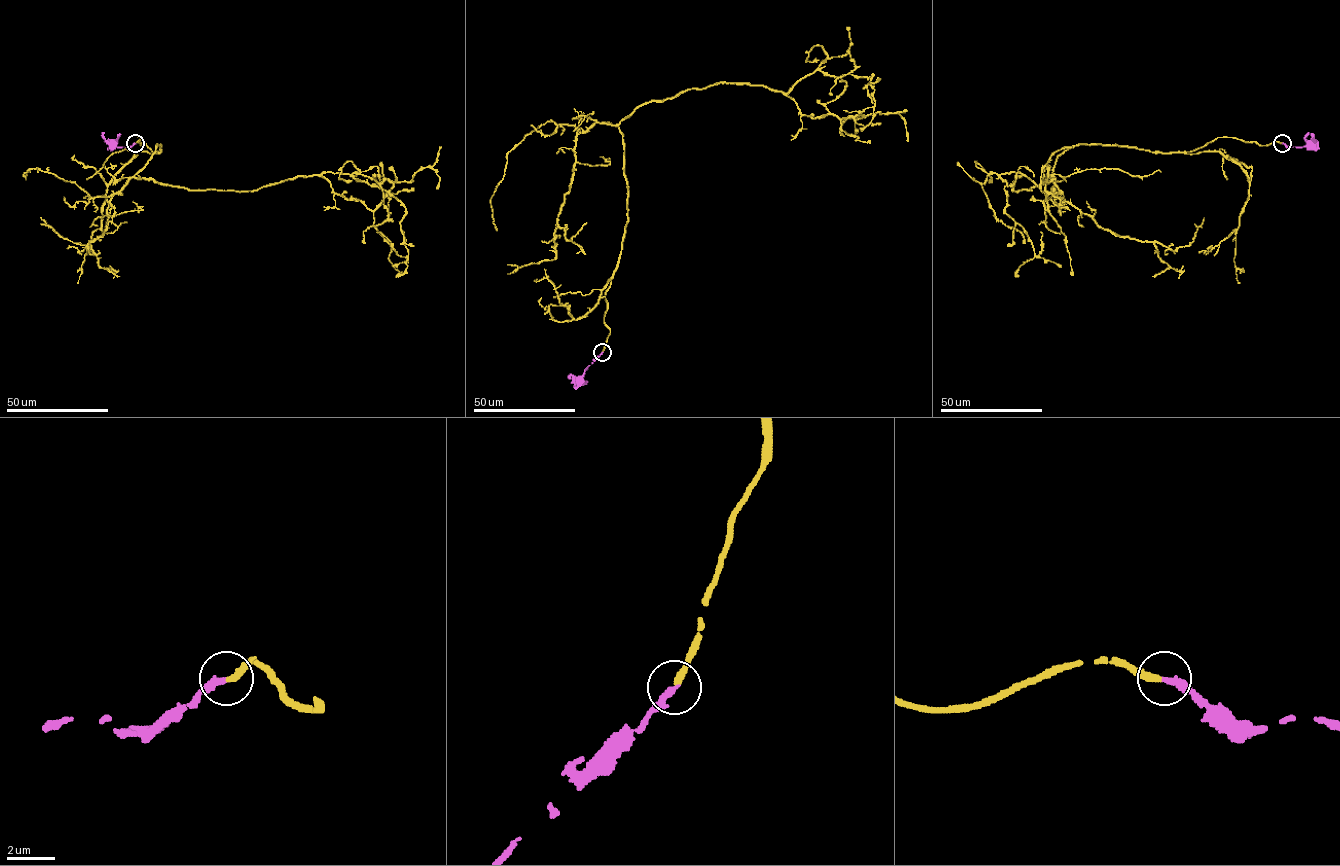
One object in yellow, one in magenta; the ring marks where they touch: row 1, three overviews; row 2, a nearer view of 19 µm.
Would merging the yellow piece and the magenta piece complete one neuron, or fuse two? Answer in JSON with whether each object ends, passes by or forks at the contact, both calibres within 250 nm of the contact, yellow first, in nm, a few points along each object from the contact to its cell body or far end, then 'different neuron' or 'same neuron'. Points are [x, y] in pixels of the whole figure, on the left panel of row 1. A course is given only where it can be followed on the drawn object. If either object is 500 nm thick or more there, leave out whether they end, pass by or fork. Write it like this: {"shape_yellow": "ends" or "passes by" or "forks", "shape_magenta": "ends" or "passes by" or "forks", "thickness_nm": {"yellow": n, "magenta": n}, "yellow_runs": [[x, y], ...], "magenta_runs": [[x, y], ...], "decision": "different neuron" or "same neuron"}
{"shape_yellow": "ends", "shape_magenta": "ends", "thickness_nm": {"yellow": 260, "magenta": 280}, "yellow_runs": [[135, 143], [161, 146], [134, 176], [191, 190], [349, 174], [406, 209], [407, 256], [376, 232]], "magenta_runs": [[135, 143], [128, 147], [112, 144]], "decision": "same neuron"}

